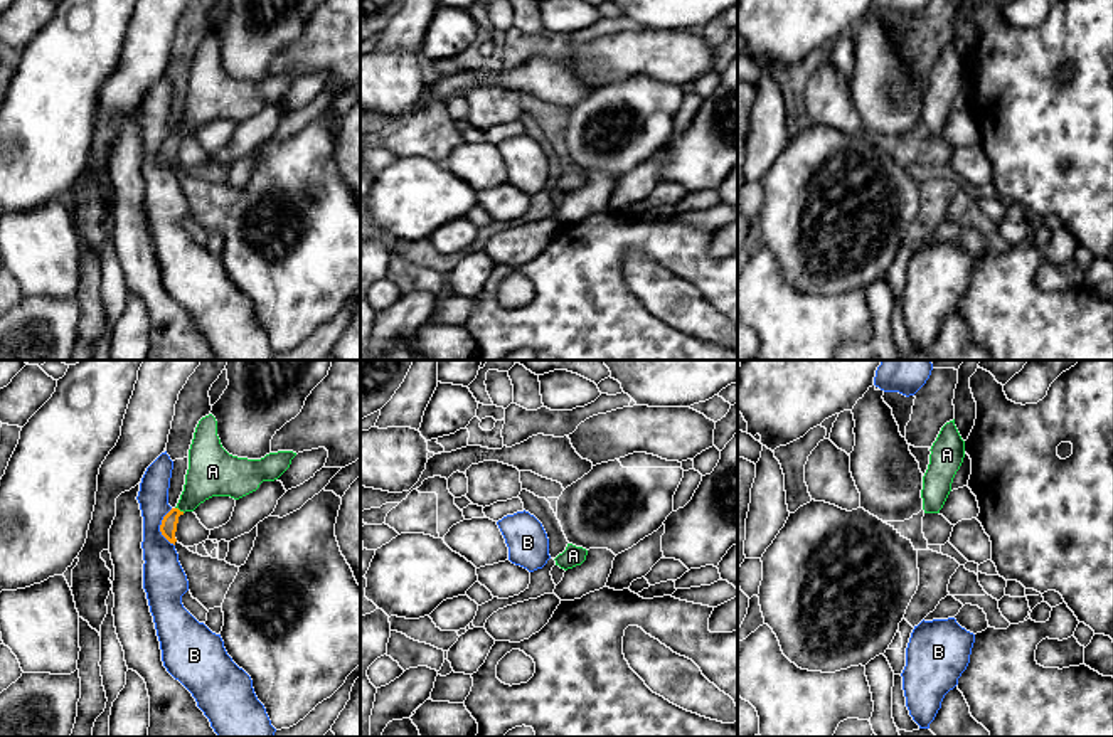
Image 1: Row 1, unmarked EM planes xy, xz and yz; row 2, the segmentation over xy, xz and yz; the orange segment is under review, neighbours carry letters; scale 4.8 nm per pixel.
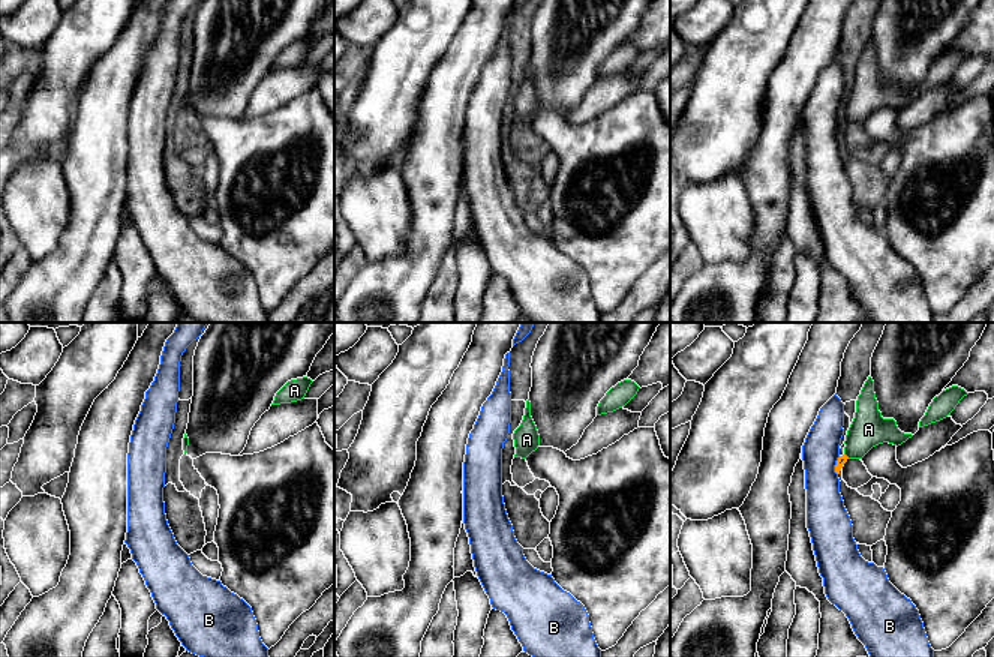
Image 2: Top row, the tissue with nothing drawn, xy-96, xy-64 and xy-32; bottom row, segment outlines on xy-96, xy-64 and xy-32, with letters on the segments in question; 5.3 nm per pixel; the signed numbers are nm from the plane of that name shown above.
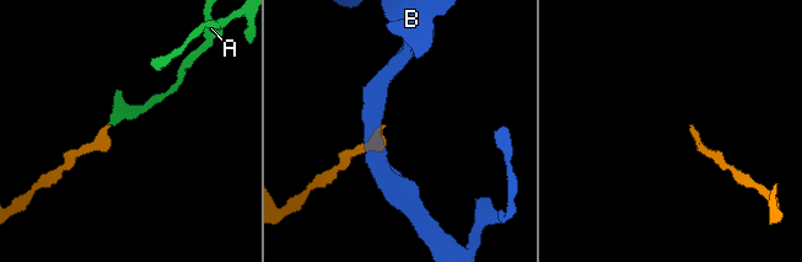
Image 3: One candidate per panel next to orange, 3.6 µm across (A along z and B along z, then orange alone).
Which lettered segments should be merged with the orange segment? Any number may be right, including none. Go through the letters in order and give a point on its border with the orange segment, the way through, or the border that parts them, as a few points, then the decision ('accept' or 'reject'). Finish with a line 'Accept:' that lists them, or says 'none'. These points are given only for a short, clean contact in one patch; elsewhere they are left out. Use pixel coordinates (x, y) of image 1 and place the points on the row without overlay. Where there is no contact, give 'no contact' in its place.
A: meets orange in xy at (179, 133); runs through xy (169, 147), (179, 133), (213, 95); accept
B: meets orange in xy at (160, 150); reject
Accept: A

